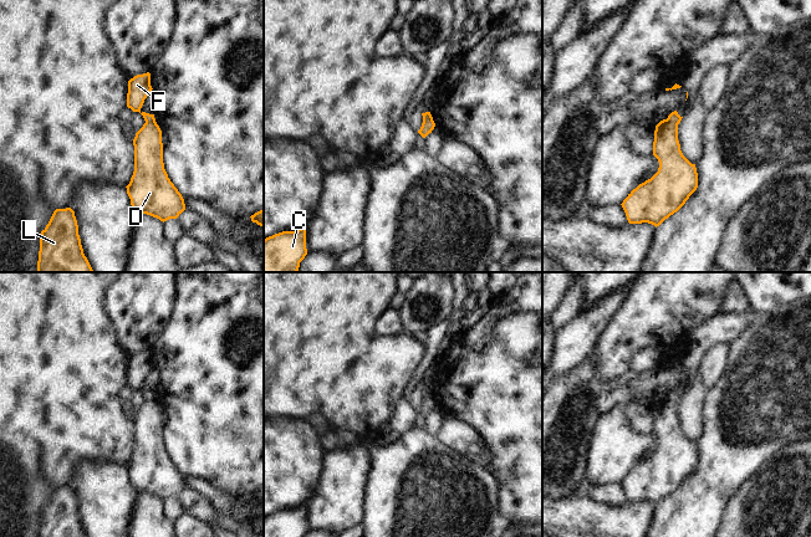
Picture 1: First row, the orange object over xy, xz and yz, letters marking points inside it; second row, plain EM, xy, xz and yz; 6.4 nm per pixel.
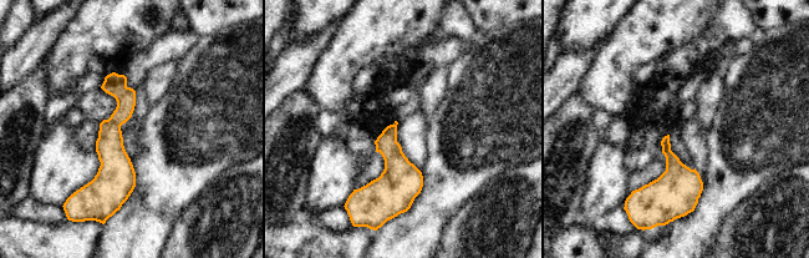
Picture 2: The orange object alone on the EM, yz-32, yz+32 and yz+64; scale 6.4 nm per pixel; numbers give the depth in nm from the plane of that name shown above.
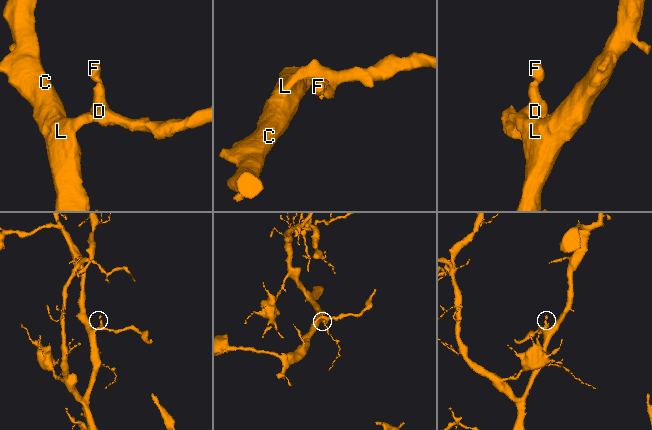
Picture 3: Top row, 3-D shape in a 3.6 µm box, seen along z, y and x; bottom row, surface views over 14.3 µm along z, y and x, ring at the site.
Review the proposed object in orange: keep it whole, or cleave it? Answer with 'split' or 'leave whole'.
leave whole

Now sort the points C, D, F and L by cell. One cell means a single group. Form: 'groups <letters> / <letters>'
groups C D F L

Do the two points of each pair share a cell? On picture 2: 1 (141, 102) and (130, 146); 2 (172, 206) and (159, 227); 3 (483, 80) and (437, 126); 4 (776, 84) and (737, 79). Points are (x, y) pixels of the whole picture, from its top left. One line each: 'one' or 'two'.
1: one
2: one
3: one
4: one

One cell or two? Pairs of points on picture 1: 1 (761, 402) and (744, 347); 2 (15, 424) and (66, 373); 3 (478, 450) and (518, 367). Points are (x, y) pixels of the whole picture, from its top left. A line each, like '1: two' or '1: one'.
1: one
2: two
3: two

